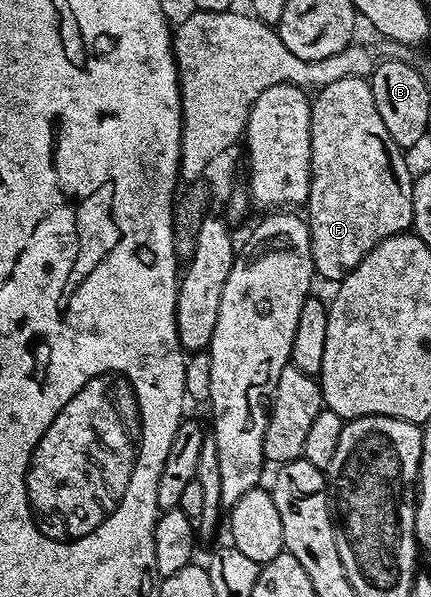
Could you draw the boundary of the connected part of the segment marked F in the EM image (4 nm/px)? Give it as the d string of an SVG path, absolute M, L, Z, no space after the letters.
M346 77L345 79L337 79L337 83L324 85L316 93L319 94L314 94L311 102L311 186L305 206L305 217L306 223L311 229L311 254L313 255L316 274L320 278L324 277L327 281L338 283L343 280L346 273L353 271L353 267L357 267L357 263L361 263L361 259L365 259L365 255L369 251L373 251L373 247L377 247L377 243L381 243L398 233L406 233L412 228L415 182L413 172L411 173L406 159L403 158L406 157L404 150L400 149L397 143L393 143L393 135L389 135L389 131L385 131L385 123L382 121L381 115L377 115L377 103L373 99L373 91L368 78Z

